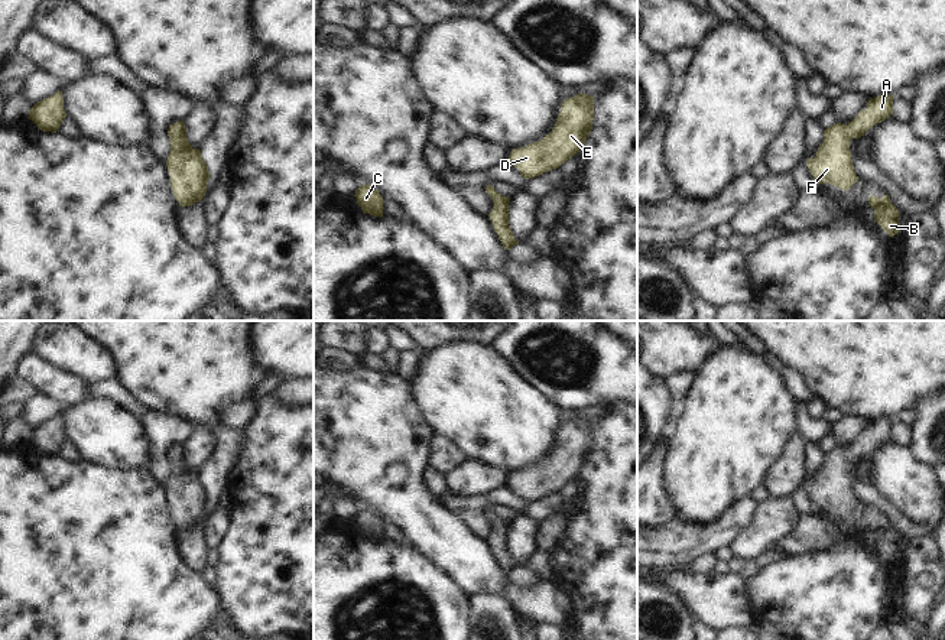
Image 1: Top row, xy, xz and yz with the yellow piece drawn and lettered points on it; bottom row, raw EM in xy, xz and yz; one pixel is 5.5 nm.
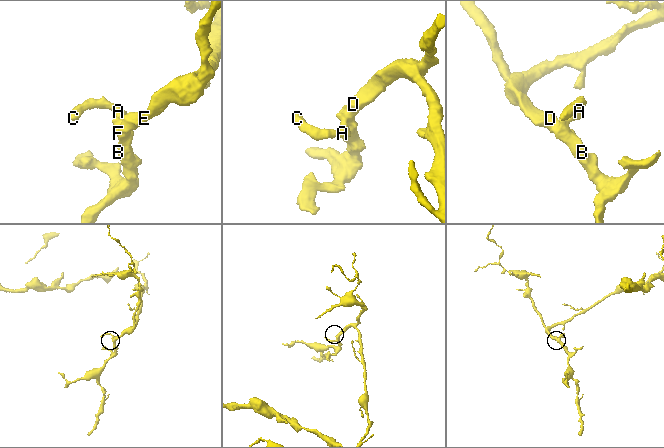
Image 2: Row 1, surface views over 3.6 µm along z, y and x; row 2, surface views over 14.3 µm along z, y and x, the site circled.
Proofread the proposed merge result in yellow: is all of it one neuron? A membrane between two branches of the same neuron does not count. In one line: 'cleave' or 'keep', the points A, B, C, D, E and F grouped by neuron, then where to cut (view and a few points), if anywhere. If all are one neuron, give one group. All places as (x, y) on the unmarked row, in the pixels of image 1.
keep; A B C D E F; no cut

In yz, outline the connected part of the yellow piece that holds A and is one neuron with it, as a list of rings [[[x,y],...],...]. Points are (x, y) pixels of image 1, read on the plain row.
[[[881,418],[870,422],[867,432],[848,448],[837,446],[824,454],[824,465],[816,480],[806,490],[816,507],[831,507],[848,514],[860,501],[855,498],[850,464],[860,462],[868,452],[884,445],[893,436],[894,419]]]

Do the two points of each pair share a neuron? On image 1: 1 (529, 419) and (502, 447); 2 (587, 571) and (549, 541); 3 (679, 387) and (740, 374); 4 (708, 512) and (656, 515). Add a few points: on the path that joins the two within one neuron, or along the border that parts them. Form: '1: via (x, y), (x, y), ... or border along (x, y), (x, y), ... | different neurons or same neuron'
1: via (522, 426), (509, 439) | same neuron
2: border along (570, 515), (567, 536), (551, 551) | different neurons
3: border along (695, 376), (688, 396), (679, 408) | different neurons
4: border along (661, 481), (661, 489), (674, 517) | different neurons

